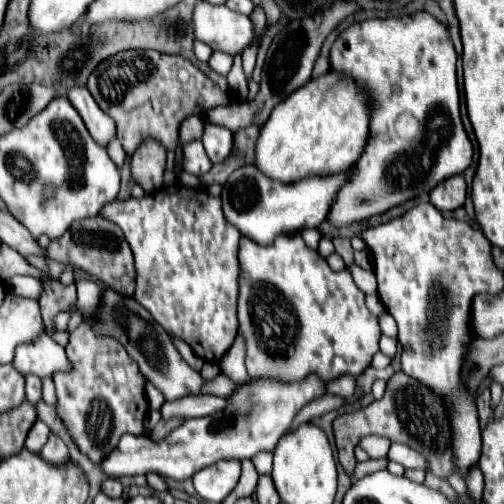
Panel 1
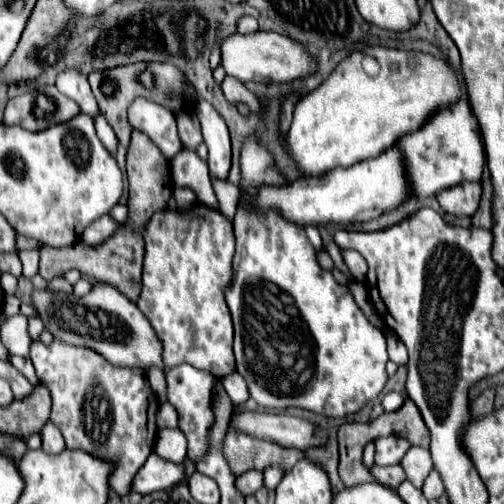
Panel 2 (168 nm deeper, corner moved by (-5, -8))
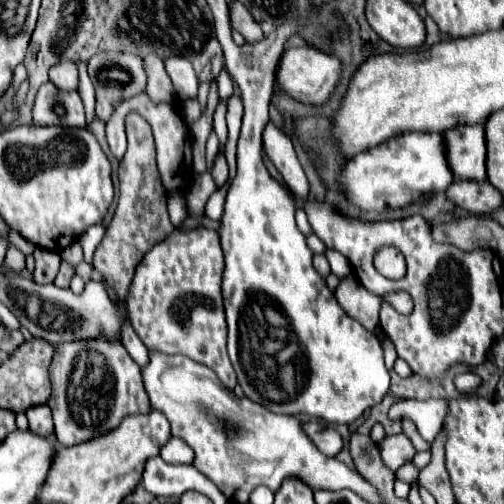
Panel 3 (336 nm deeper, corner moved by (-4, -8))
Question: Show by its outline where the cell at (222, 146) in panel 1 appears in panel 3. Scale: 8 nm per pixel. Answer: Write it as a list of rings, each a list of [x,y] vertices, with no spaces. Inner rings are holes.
[[[218,154],[218,158],[216,158],[214,170],[212,170],[212,178],[214,178],[218,188],[222,188],[228,182],[228,164],[226,164],[226,158],[222,154]]]

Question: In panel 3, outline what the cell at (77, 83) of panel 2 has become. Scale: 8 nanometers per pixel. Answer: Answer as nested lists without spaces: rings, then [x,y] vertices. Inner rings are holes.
[[[58,62],[48,72],[50,82],[54,82],[60,90],[76,90],[78,88],[78,70],[74,62]]]

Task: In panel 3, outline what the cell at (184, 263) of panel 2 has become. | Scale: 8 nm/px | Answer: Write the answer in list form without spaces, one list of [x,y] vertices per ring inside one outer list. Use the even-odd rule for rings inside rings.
[[[174,230],[138,264],[126,296],[130,322],[148,350],[182,354],[216,372],[234,390],[236,376],[227,352],[227,323],[220,294],[224,254],[216,230]]]

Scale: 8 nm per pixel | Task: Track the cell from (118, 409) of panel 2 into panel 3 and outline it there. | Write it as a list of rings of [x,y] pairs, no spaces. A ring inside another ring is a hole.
[[[120,338],[58,344],[50,364],[54,434],[60,444],[74,446],[114,430],[128,414],[148,414],[150,404],[142,386],[140,366],[130,358]]]

